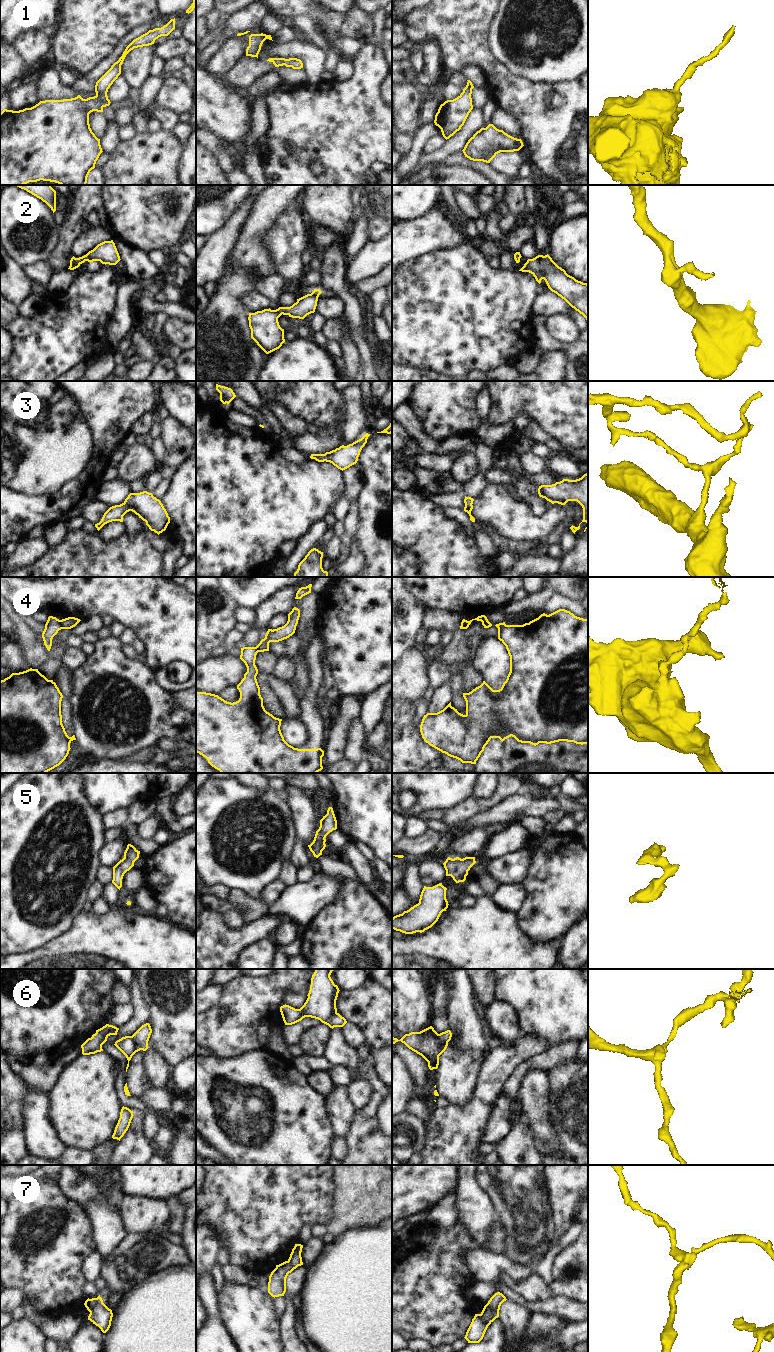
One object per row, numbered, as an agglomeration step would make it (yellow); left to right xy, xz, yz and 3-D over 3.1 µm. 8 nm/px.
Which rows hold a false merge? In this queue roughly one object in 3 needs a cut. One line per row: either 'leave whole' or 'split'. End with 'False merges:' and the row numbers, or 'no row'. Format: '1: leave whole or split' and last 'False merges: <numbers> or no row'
1: leave whole
2: leave whole
3: leave whole
4: split
5: leave whole
6: split
7: split
False merges: 4, 6, 7

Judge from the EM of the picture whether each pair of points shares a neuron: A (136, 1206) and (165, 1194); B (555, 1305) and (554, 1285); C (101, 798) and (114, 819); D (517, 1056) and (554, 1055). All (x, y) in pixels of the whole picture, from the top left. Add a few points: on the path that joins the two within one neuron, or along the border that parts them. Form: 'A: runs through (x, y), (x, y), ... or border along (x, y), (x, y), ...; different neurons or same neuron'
A: border along (131, 1195), (148, 1196), (167, 1201); different neurons
B: border along (556, 1296), (562, 1296), (577, 1302); different neurons
C: border along (125, 808), (119, 808), (102, 815); different neurons
D: border along (544, 1051), (521, 1061), (513, 1070); different neurons

